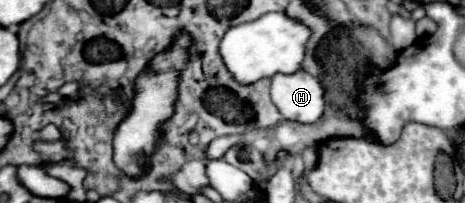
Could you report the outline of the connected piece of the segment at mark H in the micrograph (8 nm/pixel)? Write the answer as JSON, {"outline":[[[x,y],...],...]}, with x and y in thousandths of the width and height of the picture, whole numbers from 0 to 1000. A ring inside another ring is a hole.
{"outline":[[[641,350],[585,379],[585,498],[611,586],[675,606],[697,557],[697,438],[684,379]]]}

